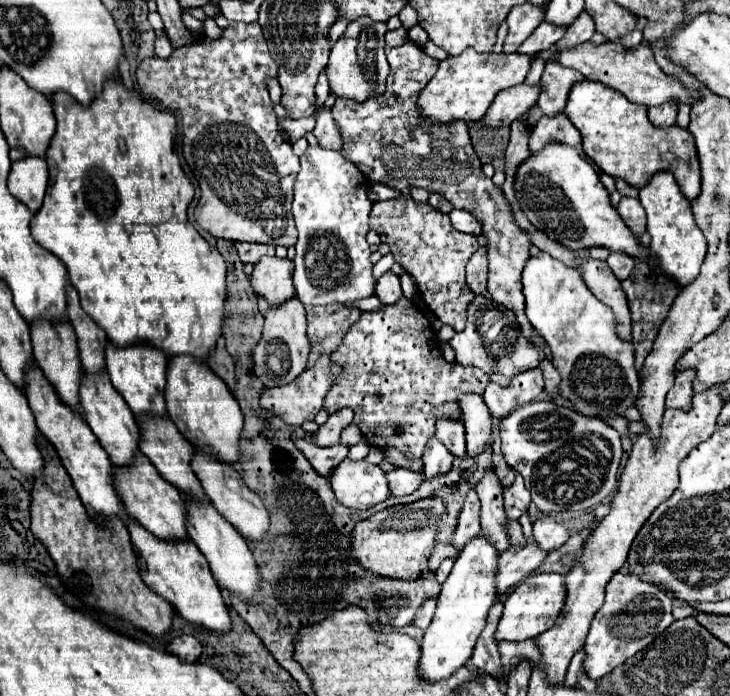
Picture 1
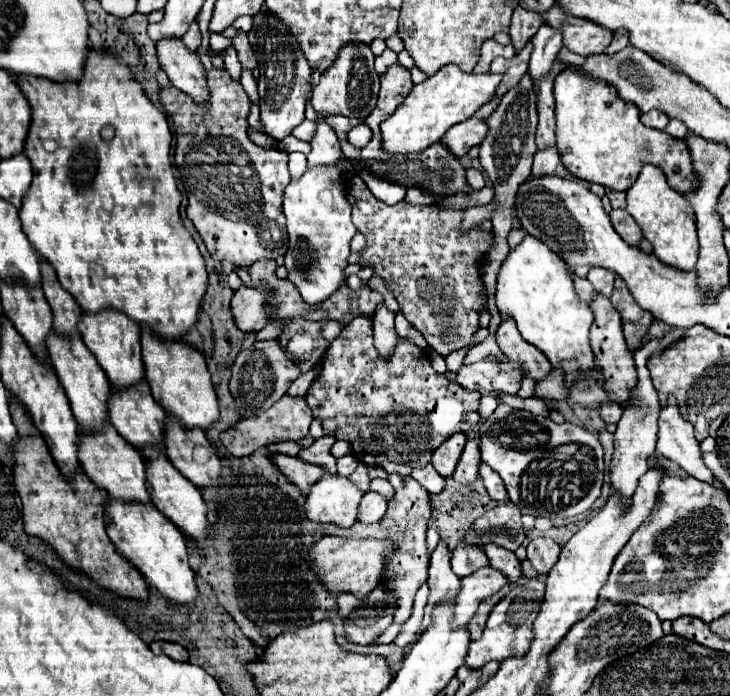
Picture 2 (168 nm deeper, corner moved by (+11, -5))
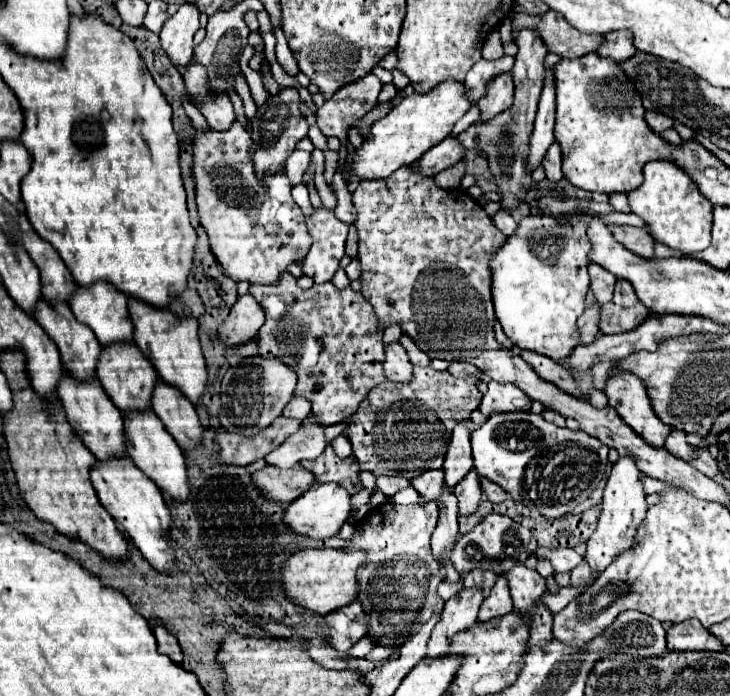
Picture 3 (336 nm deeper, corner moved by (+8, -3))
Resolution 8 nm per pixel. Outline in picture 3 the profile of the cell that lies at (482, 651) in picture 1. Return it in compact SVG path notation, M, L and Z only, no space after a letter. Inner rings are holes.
M498 576L490 596L482 602L480 606L480 614L488 614L488 612L510 612L512 610L512 598L508 594L508 582L504 582L502 576Z

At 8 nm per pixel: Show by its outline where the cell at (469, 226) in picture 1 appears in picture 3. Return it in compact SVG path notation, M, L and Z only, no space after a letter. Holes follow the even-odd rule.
M592 306L580 316L580 322L578 322L580 344L592 344L596 334L600 332L598 330L598 312L600 312L600 306Z

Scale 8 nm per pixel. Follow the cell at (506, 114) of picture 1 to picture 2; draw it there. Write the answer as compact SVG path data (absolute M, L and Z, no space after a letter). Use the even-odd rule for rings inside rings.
M471 116L469 120L463 120L461 124L455 124L453 128L449 128L449 132L445 134L445 138L441 140L455 156L463 156L469 152L471 146L481 144L481 140L485 138L485 132L489 132L489 128L485 128L485 118L477 118Z

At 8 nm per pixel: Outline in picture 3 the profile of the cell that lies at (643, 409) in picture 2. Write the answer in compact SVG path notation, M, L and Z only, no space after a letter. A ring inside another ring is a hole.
M620 458L612 466L610 478L604 488L604 502L602 502L602 514L598 520L598 528L588 540L586 562L594 572L604 572L608 564L612 564L622 552L632 548L636 530L640 522L644 520L646 510L648 510L648 504L646 504L646 494L640 482L640 470L632 462L632 458Z

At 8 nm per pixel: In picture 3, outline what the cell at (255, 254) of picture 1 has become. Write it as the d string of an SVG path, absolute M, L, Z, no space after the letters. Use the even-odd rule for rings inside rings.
M286 272L276 286L252 284L250 294L258 302L262 302L262 296L274 294L286 304L286 314L280 320L260 328L256 336L258 356L278 358L286 366L292 366L298 374L294 394L308 398L312 414L318 416L322 426L332 426L350 418L368 392L386 380L382 370L382 332L376 332L378 320L374 308L360 292L354 292L350 286L338 290L332 282L314 284L310 290L302 290L296 278ZM314 348L318 348L316 354L312 354Z

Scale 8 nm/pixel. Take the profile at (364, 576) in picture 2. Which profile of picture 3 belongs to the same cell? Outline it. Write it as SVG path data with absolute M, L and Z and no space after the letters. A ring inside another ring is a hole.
M302 550L286 560L282 566L282 586L298 606L312 610L314 614L326 616L336 608L342 608L356 600L356 570L364 562L364 552L346 552L346 550Z

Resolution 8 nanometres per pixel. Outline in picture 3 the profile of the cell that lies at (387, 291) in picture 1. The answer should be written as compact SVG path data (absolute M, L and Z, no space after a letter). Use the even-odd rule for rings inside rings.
M398 342L386 346L384 372L386 372L386 378L392 382L410 382L412 380L412 364L408 360L406 350Z

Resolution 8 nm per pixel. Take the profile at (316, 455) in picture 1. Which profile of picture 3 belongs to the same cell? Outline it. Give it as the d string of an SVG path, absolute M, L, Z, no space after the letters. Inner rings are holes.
M300 464L288 470L264 466L262 470L252 474L252 484L256 486L256 490L260 490L260 494L280 504L290 504L292 500L296 500L312 486L312 482L314 476Z

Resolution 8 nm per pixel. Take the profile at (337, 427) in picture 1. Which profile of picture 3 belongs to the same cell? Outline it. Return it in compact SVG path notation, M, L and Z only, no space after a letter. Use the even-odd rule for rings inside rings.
M328 446L320 458L304 460L302 468L312 472L318 484L326 484L326 482L340 484L348 490L350 496L364 488L360 482L358 462L354 458L338 458L332 446Z

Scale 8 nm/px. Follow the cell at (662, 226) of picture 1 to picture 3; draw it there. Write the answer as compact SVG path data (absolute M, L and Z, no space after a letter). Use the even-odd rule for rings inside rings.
M652 160L644 166L644 182L640 188L628 192L628 202L634 214L646 220L646 224L652 230L652 236L656 242L662 242L674 250L682 250L686 256L704 250L710 246L710 232L712 232L712 202L706 200L694 180L674 162L670 160Z

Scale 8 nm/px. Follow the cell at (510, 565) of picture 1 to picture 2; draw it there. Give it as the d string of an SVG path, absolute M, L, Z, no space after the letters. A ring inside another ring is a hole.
M491 566L461 578L461 592L457 596L453 626L465 626L477 612L481 600L497 594L501 588L507 586L507 582L509 578Z

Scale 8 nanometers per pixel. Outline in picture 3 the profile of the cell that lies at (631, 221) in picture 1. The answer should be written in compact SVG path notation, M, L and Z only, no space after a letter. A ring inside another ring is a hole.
M612 226L612 236L620 242L626 250L634 252L640 258L654 258L654 240L642 228L632 226Z

